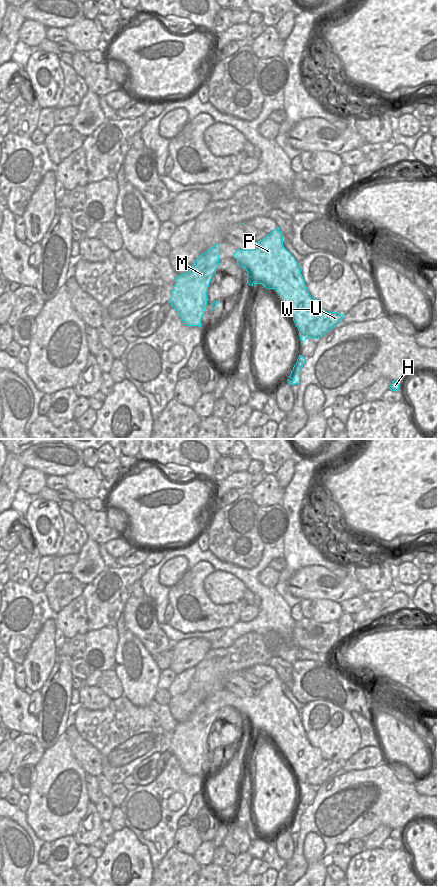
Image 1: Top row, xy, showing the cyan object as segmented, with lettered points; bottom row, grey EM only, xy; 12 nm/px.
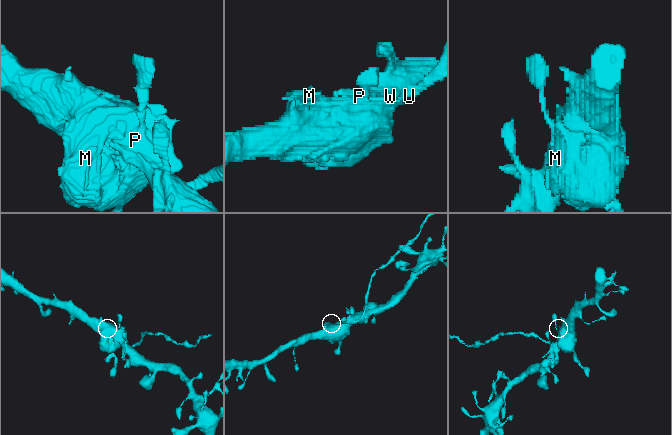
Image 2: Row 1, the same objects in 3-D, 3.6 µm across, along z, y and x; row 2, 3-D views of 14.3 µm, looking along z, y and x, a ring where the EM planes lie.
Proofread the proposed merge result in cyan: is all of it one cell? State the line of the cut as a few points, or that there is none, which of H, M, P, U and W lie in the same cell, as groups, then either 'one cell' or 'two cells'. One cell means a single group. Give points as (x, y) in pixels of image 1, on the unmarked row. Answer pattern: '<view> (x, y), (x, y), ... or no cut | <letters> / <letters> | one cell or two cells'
xy (324, 759), (309, 772), (309, 784) | H M P W / U | two cells

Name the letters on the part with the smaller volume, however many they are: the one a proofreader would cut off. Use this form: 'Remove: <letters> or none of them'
Remove: U

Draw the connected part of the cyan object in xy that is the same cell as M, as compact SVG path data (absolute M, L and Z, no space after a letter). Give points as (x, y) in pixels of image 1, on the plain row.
M216 692L200 703L192 715L175 728L171 752L188 774L201 775L201 766L207 754L207 740L219 713L220 693Z

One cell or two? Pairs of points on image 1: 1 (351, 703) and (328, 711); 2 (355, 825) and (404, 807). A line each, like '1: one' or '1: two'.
1: one
2: one

